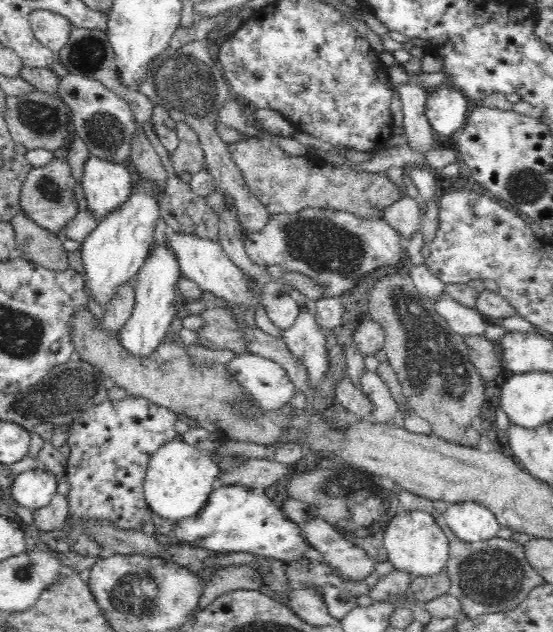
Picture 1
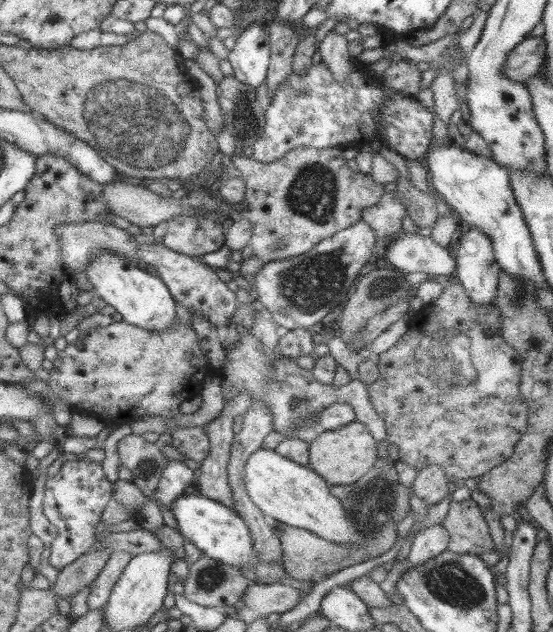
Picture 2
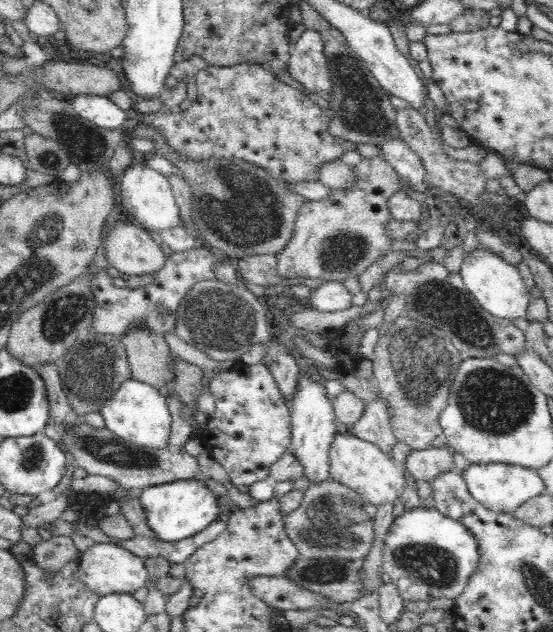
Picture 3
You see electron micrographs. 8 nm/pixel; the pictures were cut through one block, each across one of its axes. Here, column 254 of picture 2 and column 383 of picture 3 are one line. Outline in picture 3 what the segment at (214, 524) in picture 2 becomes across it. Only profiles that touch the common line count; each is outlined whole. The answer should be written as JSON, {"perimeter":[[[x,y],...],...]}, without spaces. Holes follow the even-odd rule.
{"perimeter":[[[412,508],[404,511],[400,517],[396,517],[391,525],[386,538],[384,538],[384,552],[382,552],[382,566],[384,572],[390,576],[391,582],[399,590],[399,595],[406,602],[408,600],[422,600],[430,602],[436,598],[458,598],[472,574],[478,568],[480,553],[474,533],[458,520],[442,515],[436,508]]]}

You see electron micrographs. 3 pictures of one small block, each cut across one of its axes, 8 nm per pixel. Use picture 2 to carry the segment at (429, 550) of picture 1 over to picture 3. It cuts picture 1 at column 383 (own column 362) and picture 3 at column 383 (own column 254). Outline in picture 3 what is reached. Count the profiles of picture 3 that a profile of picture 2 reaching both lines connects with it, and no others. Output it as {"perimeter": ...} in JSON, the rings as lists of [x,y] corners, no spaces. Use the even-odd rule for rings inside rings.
{"perimeter":[[[348,430],[336,434],[330,446],[330,474],[336,482],[356,491],[364,504],[377,508],[386,502],[397,502],[406,488],[405,467],[372,442],[352,435]]]}

